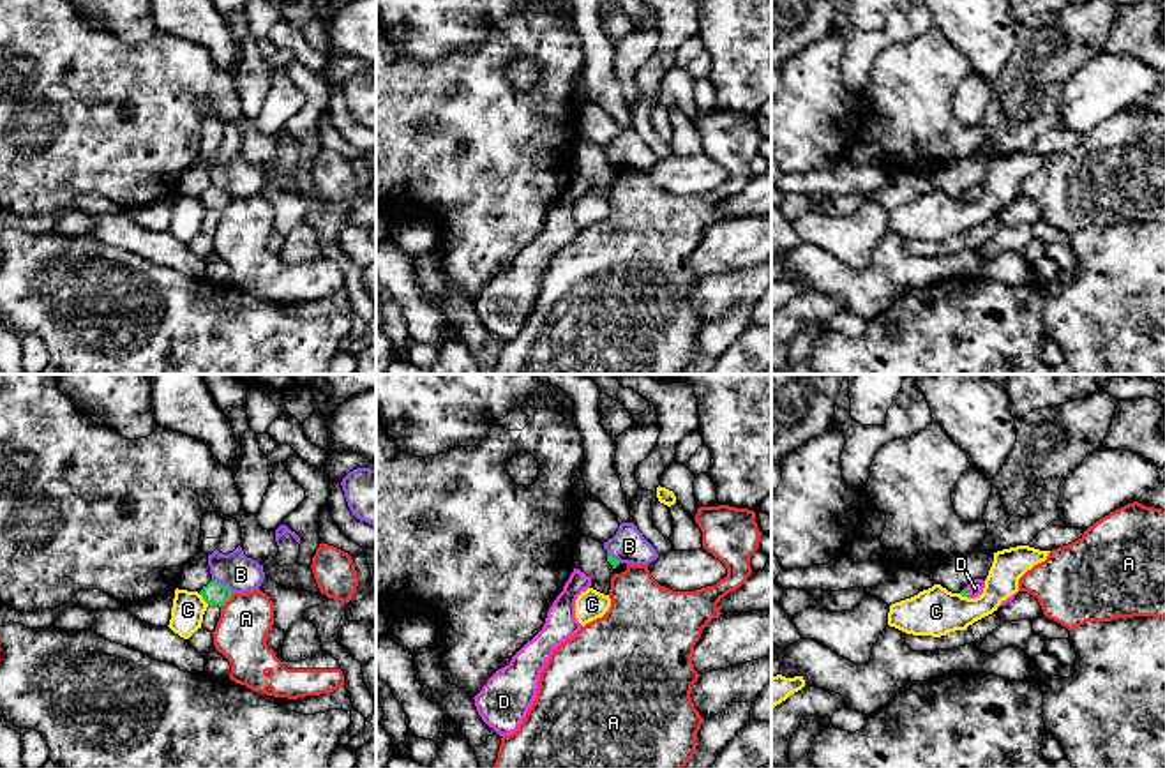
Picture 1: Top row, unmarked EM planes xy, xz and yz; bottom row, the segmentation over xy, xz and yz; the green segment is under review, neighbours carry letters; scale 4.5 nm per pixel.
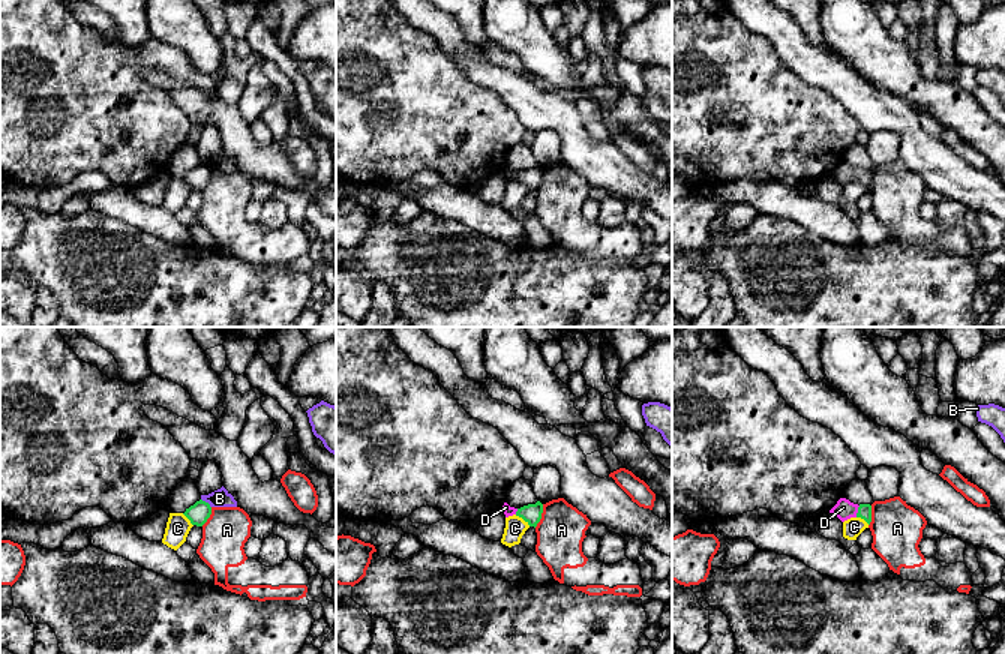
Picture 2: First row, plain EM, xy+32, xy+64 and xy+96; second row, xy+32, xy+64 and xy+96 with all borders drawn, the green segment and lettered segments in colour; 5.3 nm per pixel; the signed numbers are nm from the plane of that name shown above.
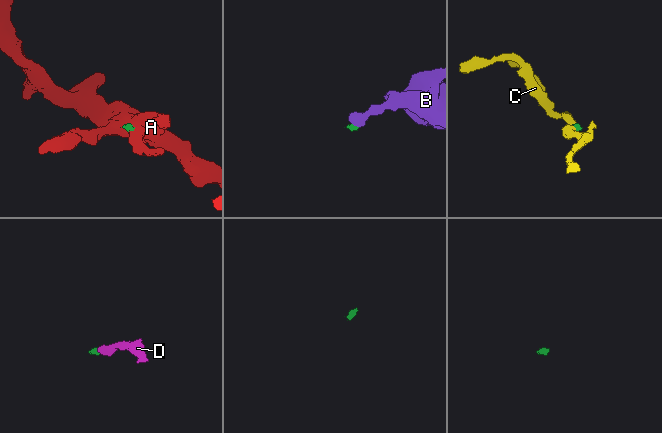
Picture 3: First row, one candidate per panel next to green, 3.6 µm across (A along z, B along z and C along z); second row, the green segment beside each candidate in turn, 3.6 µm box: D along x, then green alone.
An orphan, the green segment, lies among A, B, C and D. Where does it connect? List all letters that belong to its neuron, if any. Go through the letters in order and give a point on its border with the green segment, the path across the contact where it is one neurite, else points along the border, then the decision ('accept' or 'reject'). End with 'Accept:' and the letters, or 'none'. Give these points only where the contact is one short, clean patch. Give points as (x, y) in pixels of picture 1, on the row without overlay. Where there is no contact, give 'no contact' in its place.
A: meets green in xy at (226, 205); border along xy (233, 198), (219, 210); reject
B: meets green in xy at (223, 189); border along xy (212, 184), (233, 196); reject
C: meets green in xy at (203, 203); border along xy (198, 198), (209, 209); reject
D: meets green in yz at (968, 198); runs through yz (964, 196), (968, 198), (975, 193); accept
Accept: D

